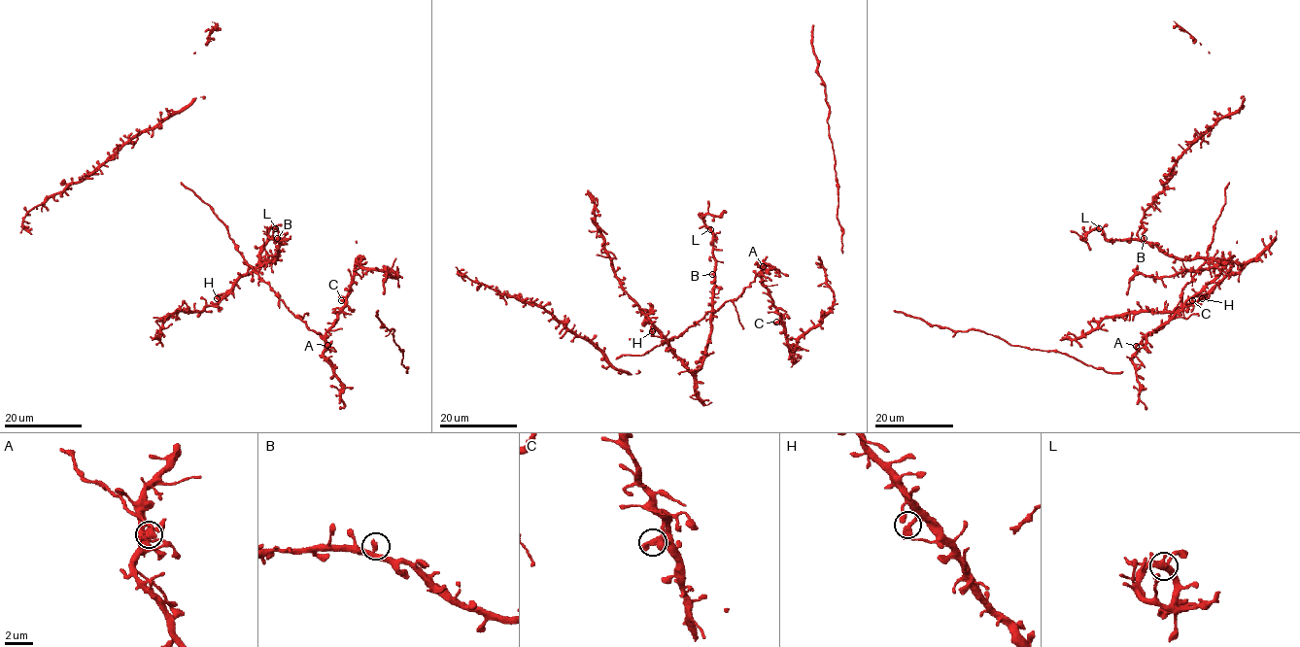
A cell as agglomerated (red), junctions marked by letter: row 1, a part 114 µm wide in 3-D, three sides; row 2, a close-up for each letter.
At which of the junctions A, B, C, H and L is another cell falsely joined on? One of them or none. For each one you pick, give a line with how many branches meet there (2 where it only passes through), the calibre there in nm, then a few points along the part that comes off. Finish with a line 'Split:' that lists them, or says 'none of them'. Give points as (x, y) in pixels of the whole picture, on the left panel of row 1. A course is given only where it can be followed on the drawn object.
A: 2 | 340 nm | (326, 345), (291, 313), (246, 261), (229, 236), (227, 226), (181, 182)
Split: A

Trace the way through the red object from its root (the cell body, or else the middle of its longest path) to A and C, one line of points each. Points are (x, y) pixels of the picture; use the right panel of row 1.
A: (1175, 308), (1162, 327), (1136, 345)
C: (1175, 308), (1165, 324), (1146, 337), (1192, 300)

